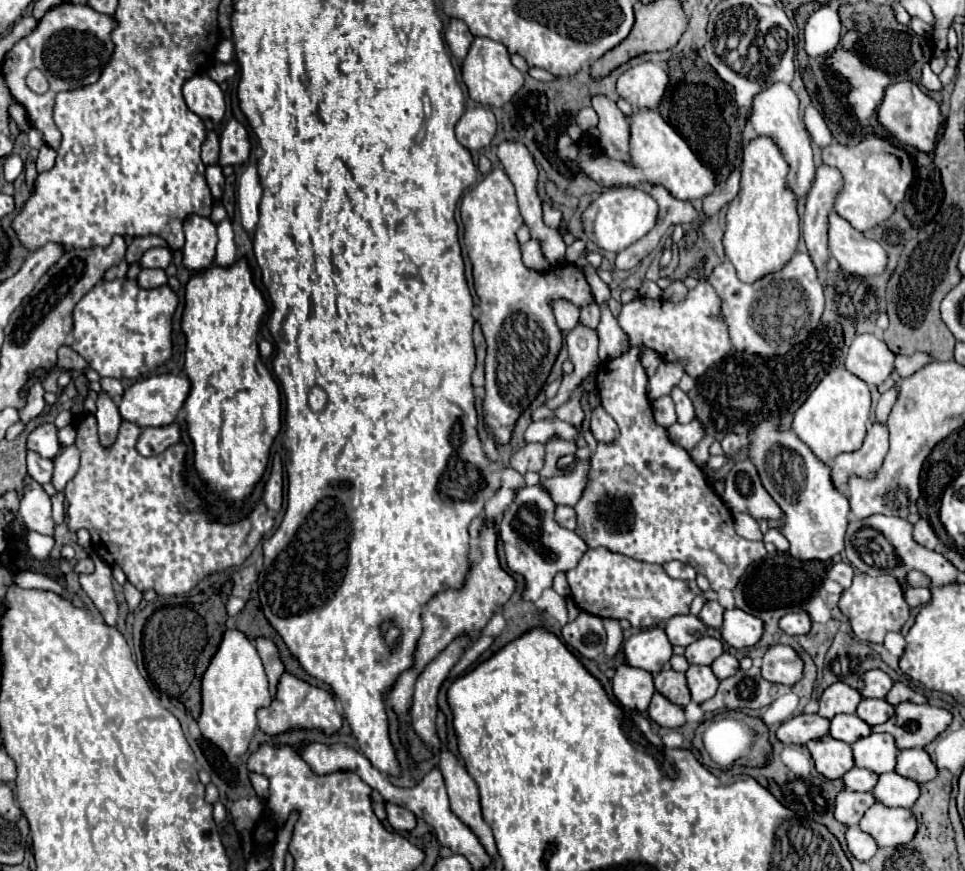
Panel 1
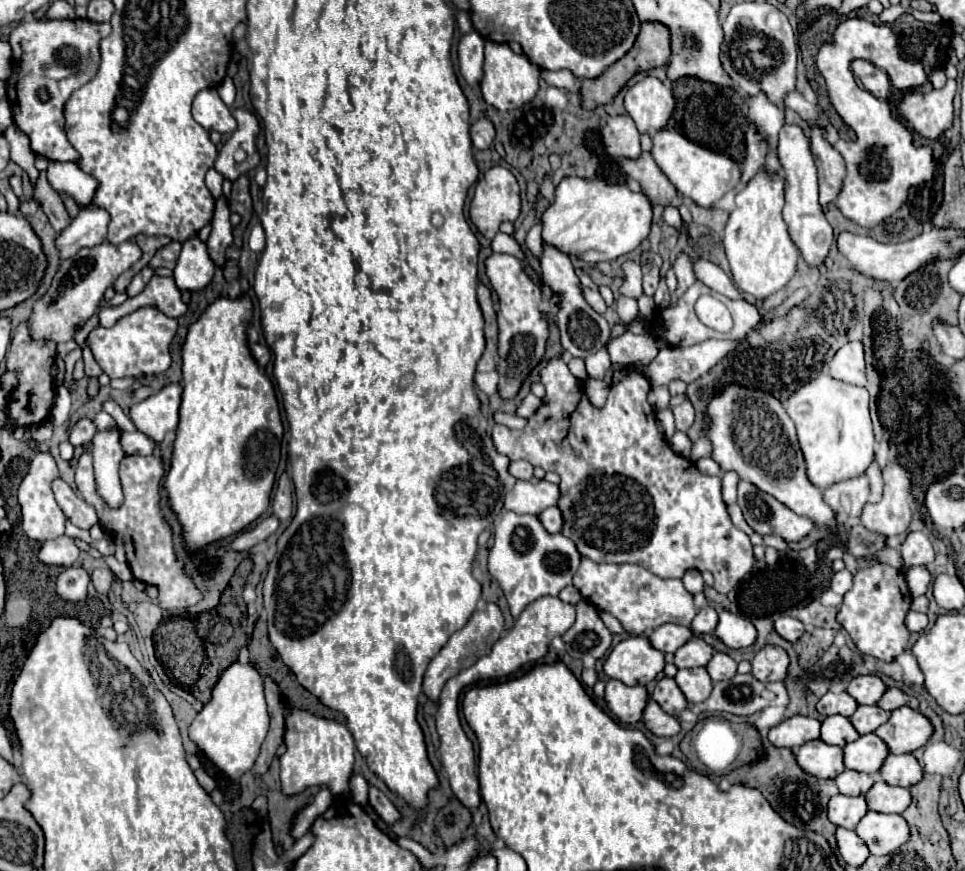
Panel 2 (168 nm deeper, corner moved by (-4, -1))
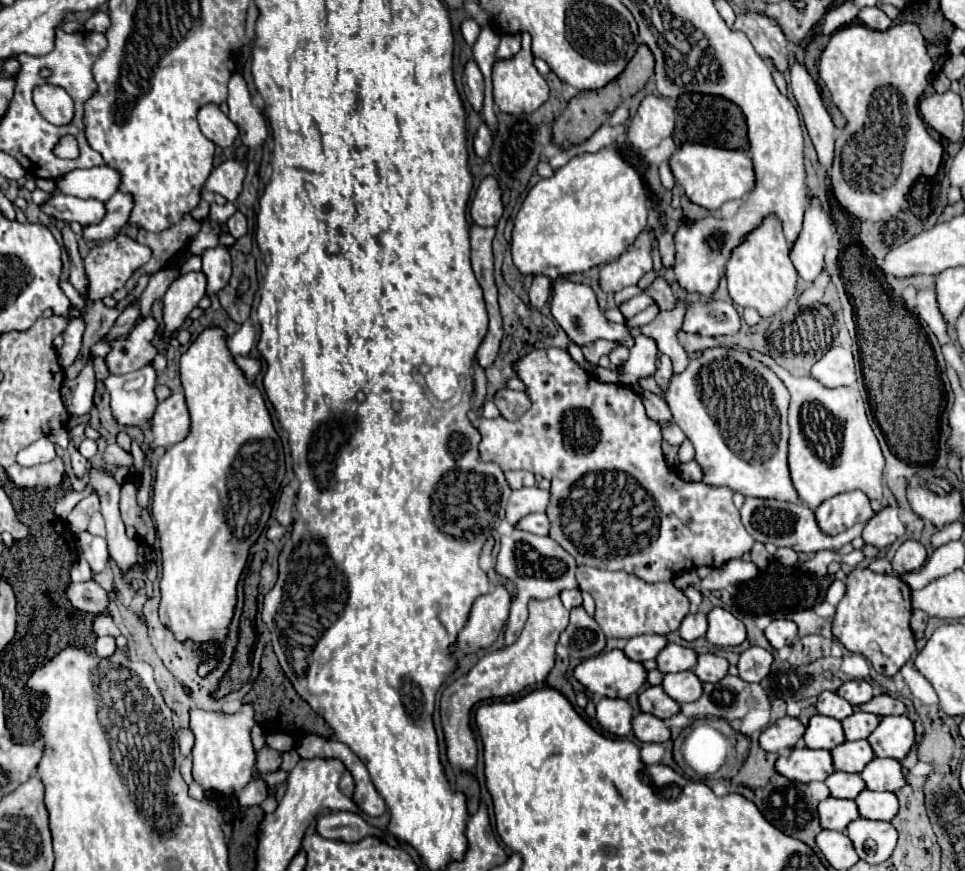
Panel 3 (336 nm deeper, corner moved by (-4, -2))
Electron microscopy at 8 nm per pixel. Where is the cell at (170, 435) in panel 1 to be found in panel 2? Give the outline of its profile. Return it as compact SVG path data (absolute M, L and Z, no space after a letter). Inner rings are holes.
M135 430L135 432L123 432L123 434L121 434L121 446L123 446L125 454L151 456L157 444L155 444L149 436L145 436L143 432Z

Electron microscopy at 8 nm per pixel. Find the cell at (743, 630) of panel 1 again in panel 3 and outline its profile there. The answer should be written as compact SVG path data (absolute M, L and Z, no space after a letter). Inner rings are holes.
M713 607L707 615L707 623L709 623L709 629L705 637L713 645L735 647L735 645L741 645L747 637L745 625L723 607Z

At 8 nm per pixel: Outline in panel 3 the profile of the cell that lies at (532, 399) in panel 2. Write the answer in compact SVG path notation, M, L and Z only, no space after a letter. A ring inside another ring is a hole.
M499 389L493 397L493 403L497 405L499 413L507 419L519 419L519 415L527 411L527 395L523 395L521 391Z

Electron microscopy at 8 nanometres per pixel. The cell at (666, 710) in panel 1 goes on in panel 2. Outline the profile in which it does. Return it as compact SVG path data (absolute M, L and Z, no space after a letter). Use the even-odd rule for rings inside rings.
M649 700L647 710L643 714L645 726L655 734L655 736L675 736L681 730L679 718L667 714L655 700Z

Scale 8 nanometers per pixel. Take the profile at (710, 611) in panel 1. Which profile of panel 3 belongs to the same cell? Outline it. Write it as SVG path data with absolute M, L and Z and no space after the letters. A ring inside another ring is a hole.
M689 613L679 625L679 637L685 641L695 641L707 631L707 615L705 613Z

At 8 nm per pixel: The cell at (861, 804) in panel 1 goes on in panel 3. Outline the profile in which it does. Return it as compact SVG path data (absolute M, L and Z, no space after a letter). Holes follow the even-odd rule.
M827 797L825 801L819 803L817 811L819 811L821 827L833 829L833 831L845 831L847 825L859 817L855 801L849 801L849 799Z

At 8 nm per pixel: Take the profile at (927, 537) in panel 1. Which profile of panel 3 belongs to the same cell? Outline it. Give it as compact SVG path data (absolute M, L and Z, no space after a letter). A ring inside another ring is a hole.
M909 539L897 549L897 553L893 557L893 569L899 575L909 573L909 571L917 571L925 563L925 559L927 559L925 547L919 541Z

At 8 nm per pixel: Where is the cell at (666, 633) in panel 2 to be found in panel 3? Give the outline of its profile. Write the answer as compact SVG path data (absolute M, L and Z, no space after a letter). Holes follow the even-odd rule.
M639 635L631 637L625 641L621 651L625 657L631 661L645 661L645 659L655 659L655 655L667 645L667 639L661 635Z

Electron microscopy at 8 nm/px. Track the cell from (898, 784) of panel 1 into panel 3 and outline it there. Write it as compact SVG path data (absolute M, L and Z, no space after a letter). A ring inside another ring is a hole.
M863 789L857 799L857 809L863 819L871 821L891 821L899 811L899 801L895 793L879 793L879 791L867 791Z

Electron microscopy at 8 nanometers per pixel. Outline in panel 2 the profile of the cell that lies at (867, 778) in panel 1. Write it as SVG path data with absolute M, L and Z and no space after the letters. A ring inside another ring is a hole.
M845 770L835 778L835 782L837 782L841 794L845 794L845 796L861 796L873 786L875 778L869 776L869 774L857 772L857 770Z

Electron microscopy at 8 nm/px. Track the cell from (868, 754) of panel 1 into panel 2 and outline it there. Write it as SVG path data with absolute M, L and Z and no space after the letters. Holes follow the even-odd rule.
M873 732L845 746L845 766L857 772L867 772L871 776L879 774L887 756L887 744Z

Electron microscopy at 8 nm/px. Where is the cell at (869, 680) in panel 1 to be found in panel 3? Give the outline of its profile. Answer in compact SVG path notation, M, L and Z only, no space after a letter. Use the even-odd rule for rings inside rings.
M845 681L839 691L839 697L843 697L845 701L849 701L853 707L867 703L873 697L873 689L867 681Z

